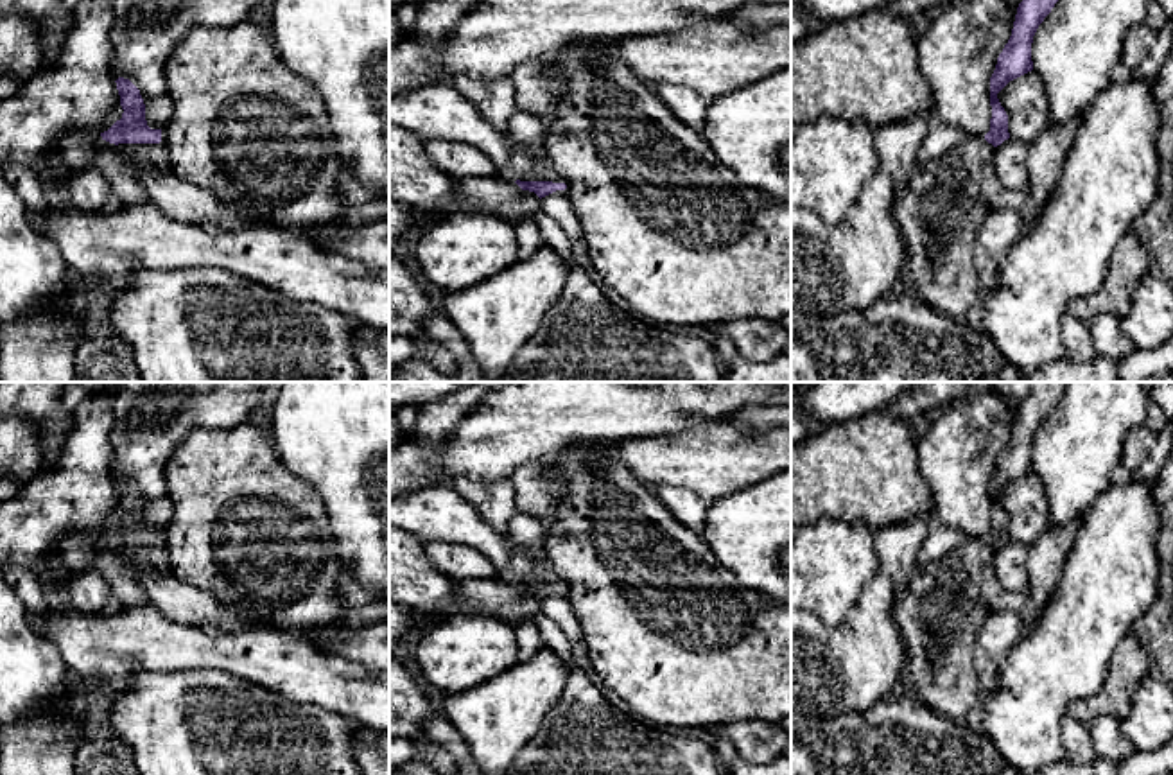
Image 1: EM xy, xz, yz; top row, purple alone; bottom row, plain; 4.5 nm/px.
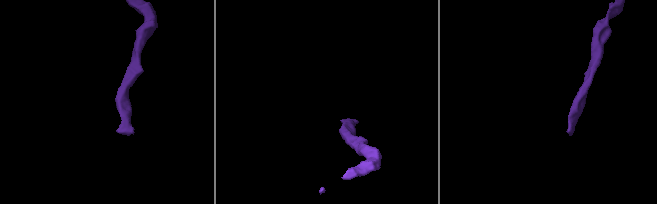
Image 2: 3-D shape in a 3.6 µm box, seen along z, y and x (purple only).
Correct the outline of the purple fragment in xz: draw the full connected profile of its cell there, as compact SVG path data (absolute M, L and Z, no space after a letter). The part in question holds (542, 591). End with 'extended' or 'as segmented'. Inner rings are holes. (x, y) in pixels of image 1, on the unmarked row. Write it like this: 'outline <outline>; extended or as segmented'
outline M515 545L509 563L497 569L497 579L515 583L522 592L534 594L540 601L567 590L561 578L545 558L543 545L534 553Z; extended

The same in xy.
outline M124 479L115 484L124 515L108 533L100 535L104 544L95 565L108 579L111 592L122 601L124 610L129 610L149 605L136 567L147 563L156 570L169 570L169 563L160 545L161 531L147 527L140 492Z; extended

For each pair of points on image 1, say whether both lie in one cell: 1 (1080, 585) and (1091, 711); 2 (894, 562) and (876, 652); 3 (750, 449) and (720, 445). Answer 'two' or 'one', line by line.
1: two
2: one
3: one

